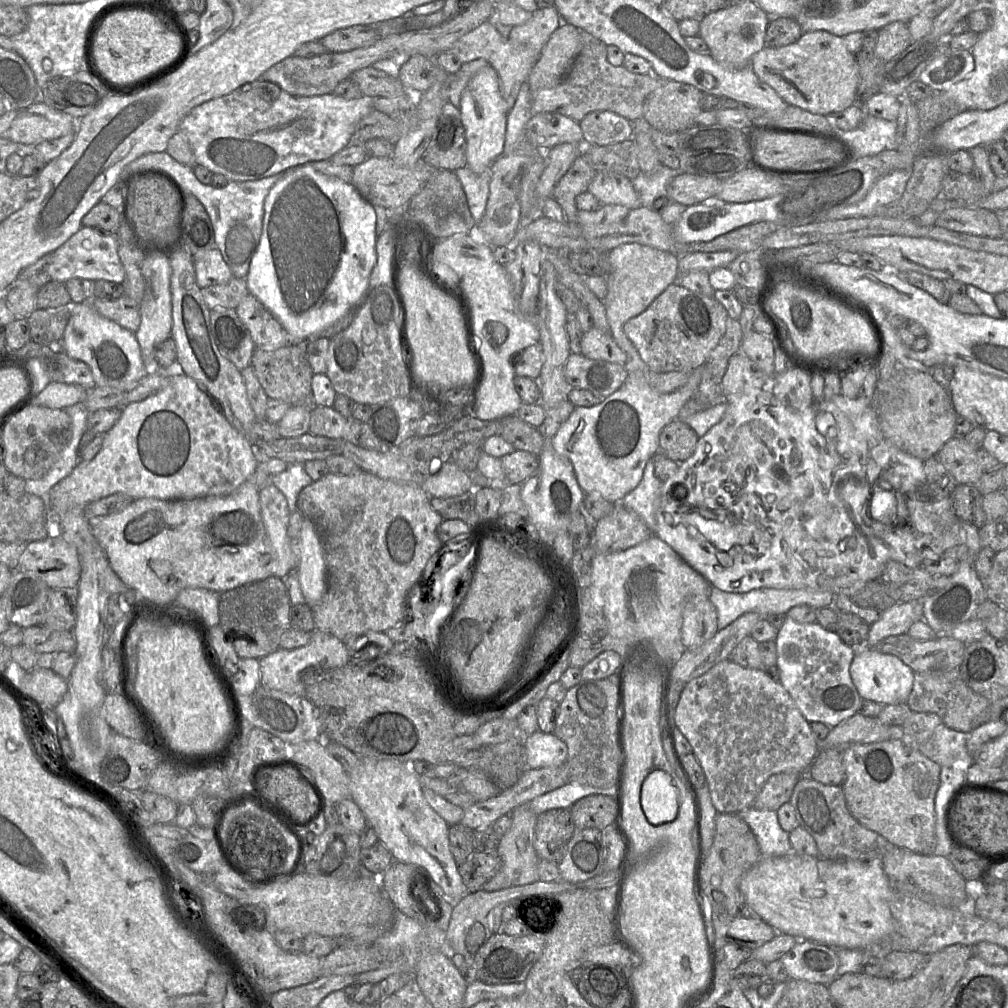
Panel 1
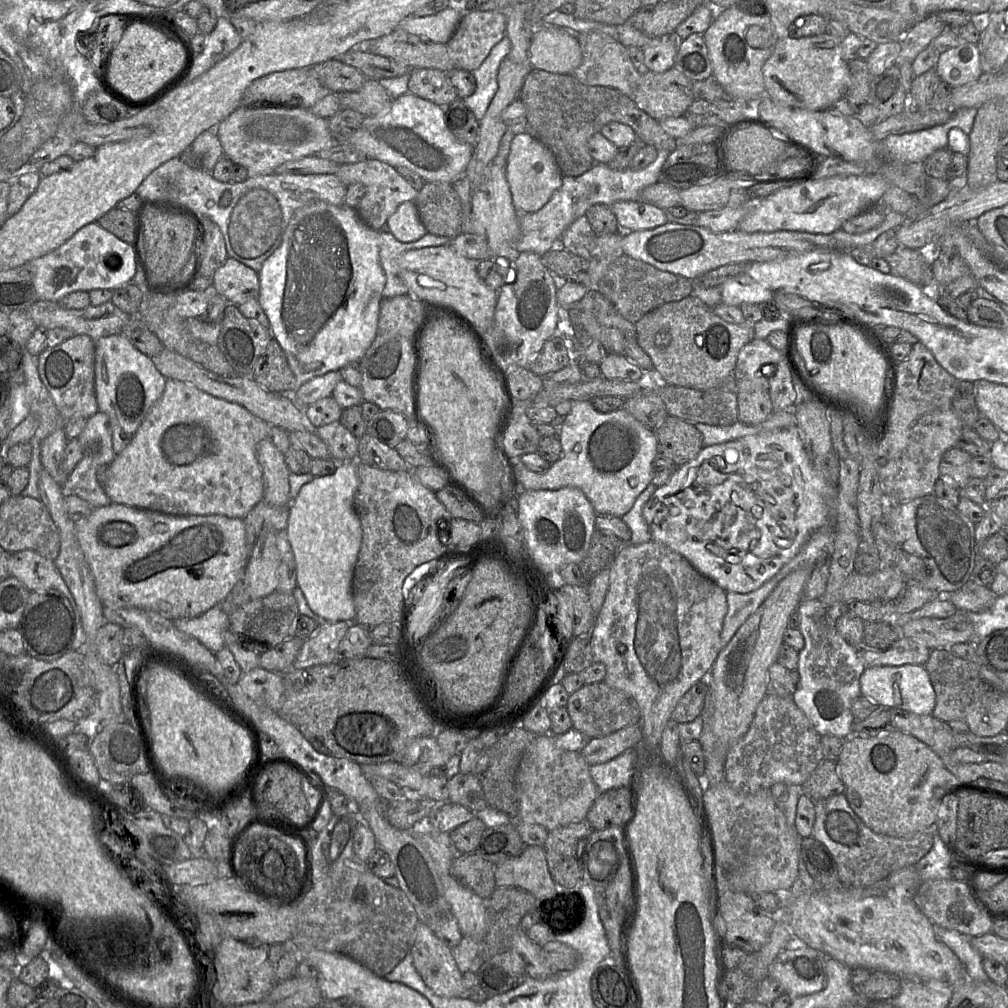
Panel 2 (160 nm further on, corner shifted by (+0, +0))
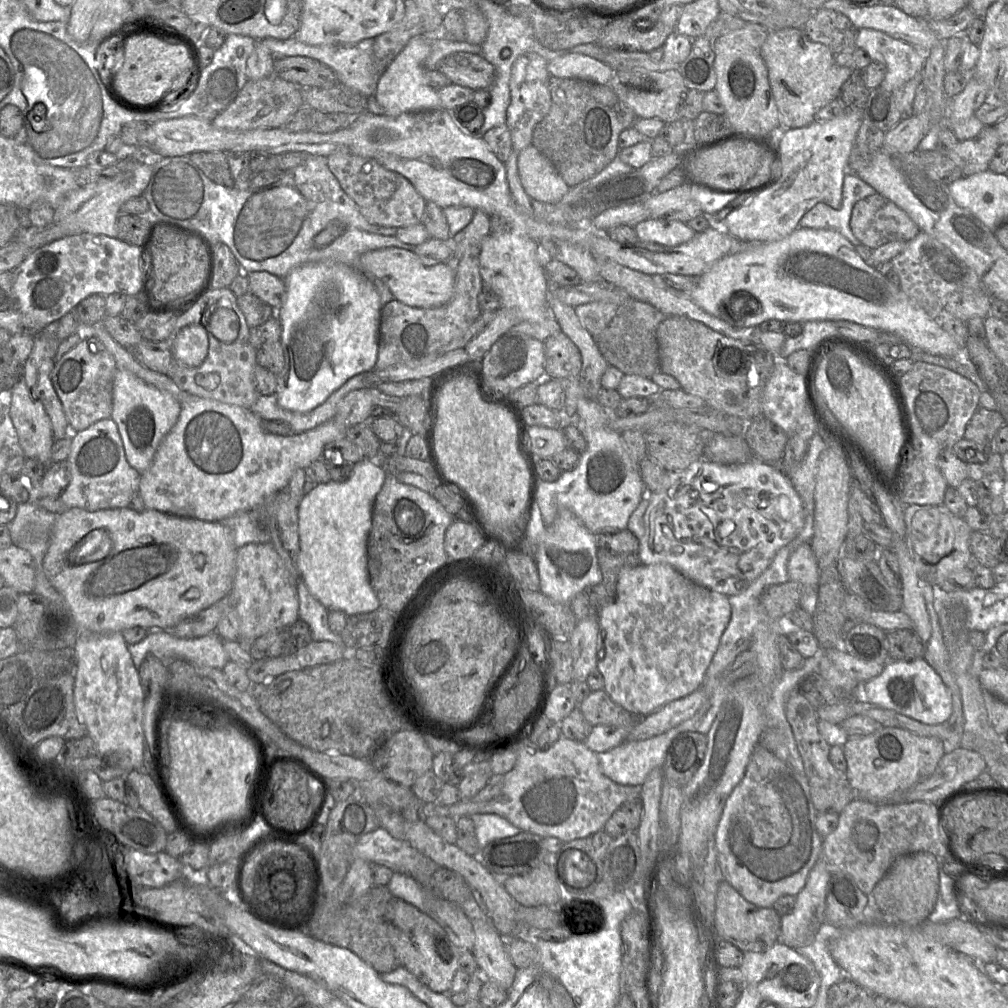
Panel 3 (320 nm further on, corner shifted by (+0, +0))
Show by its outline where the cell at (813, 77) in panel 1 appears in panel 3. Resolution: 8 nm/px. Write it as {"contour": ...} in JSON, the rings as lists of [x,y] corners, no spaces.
{"contour":[[[801,29],[769,31],[761,56],[784,128],[801,128],[815,121],[817,112],[839,97],[841,86],[851,74],[851,68],[836,64],[835,55],[827,46],[810,41]]]}

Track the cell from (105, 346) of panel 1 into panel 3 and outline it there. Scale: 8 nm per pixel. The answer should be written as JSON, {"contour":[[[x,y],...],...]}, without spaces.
{"contour":[[[118,368],[113,384],[111,419],[117,424],[128,463],[138,472],[143,473],[149,468],[159,445],[176,424],[180,412],[180,402],[173,395]]]}

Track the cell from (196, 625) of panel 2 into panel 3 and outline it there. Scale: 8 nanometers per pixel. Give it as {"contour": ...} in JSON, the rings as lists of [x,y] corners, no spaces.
{"contour":[[[149,629],[148,635],[135,644],[128,645],[132,661],[138,669],[148,655],[161,661],[183,659],[193,664],[201,664],[223,669],[230,660],[223,640],[216,632],[197,638],[179,638],[169,630]]]}

